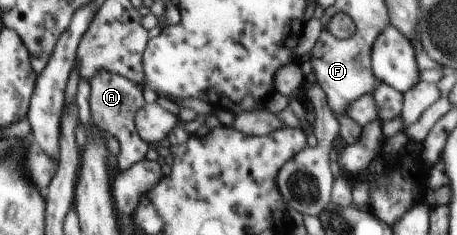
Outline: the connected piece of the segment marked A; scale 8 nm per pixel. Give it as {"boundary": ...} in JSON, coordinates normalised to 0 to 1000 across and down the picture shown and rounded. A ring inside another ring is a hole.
{"boundary":[[[217,302],[208,328],[193,340],[199,362],[199,511],[228,566],[239,566],[260,600],[260,660],[256,660],[258,728],[278,728],[295,694],[317,672],[328,626],[300,566],[295,540],[295,481],[313,455],[315,430],[311,366],[300,366],[256,311]]]}

